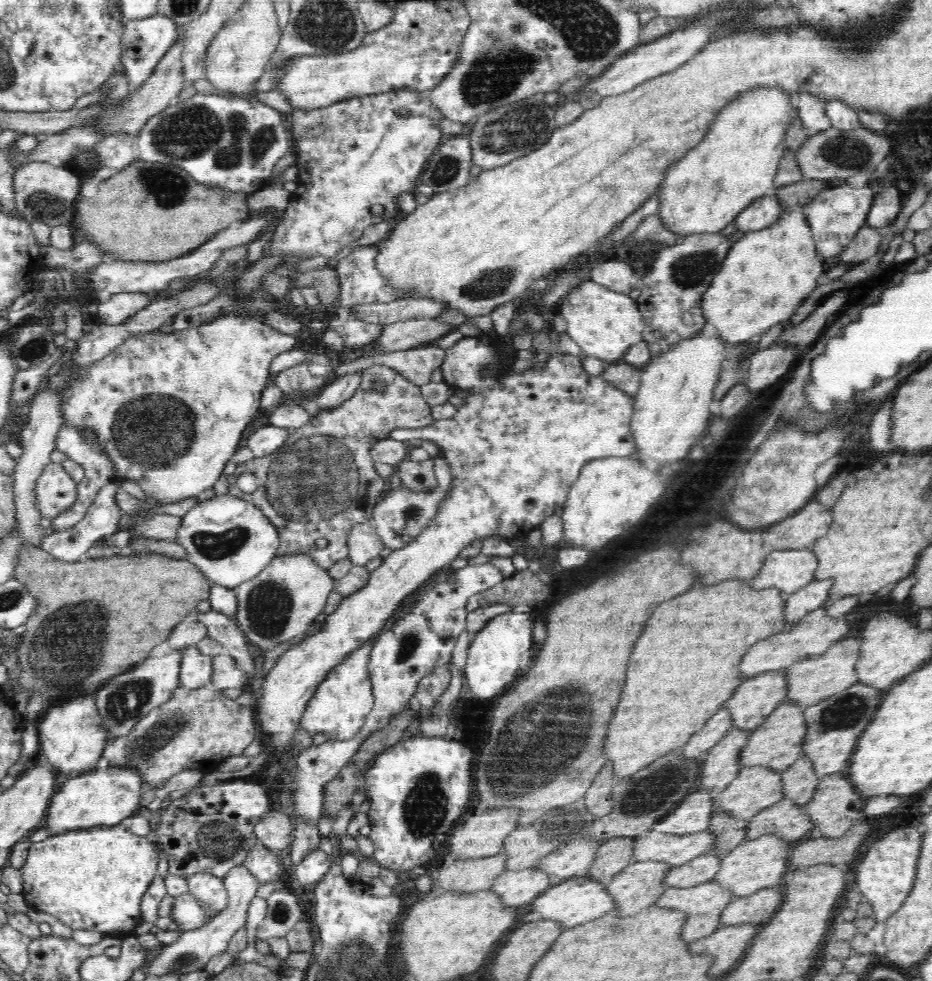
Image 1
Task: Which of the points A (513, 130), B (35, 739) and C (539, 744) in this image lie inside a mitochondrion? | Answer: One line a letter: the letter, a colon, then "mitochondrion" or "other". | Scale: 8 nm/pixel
A: mitochondrion
B: other
C: mitochondrion

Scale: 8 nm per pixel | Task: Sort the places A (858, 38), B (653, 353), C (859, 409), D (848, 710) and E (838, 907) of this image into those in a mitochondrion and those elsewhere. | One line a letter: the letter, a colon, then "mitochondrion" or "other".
A: other
B: other
C: other
D: mitochondrion
E: other

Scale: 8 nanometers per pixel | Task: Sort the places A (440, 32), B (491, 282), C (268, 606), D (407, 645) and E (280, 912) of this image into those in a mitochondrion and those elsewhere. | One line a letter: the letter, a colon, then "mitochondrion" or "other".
A: other
B: mitochondrion
C: mitochondrion
D: mitochondrion
E: mitochondrion

